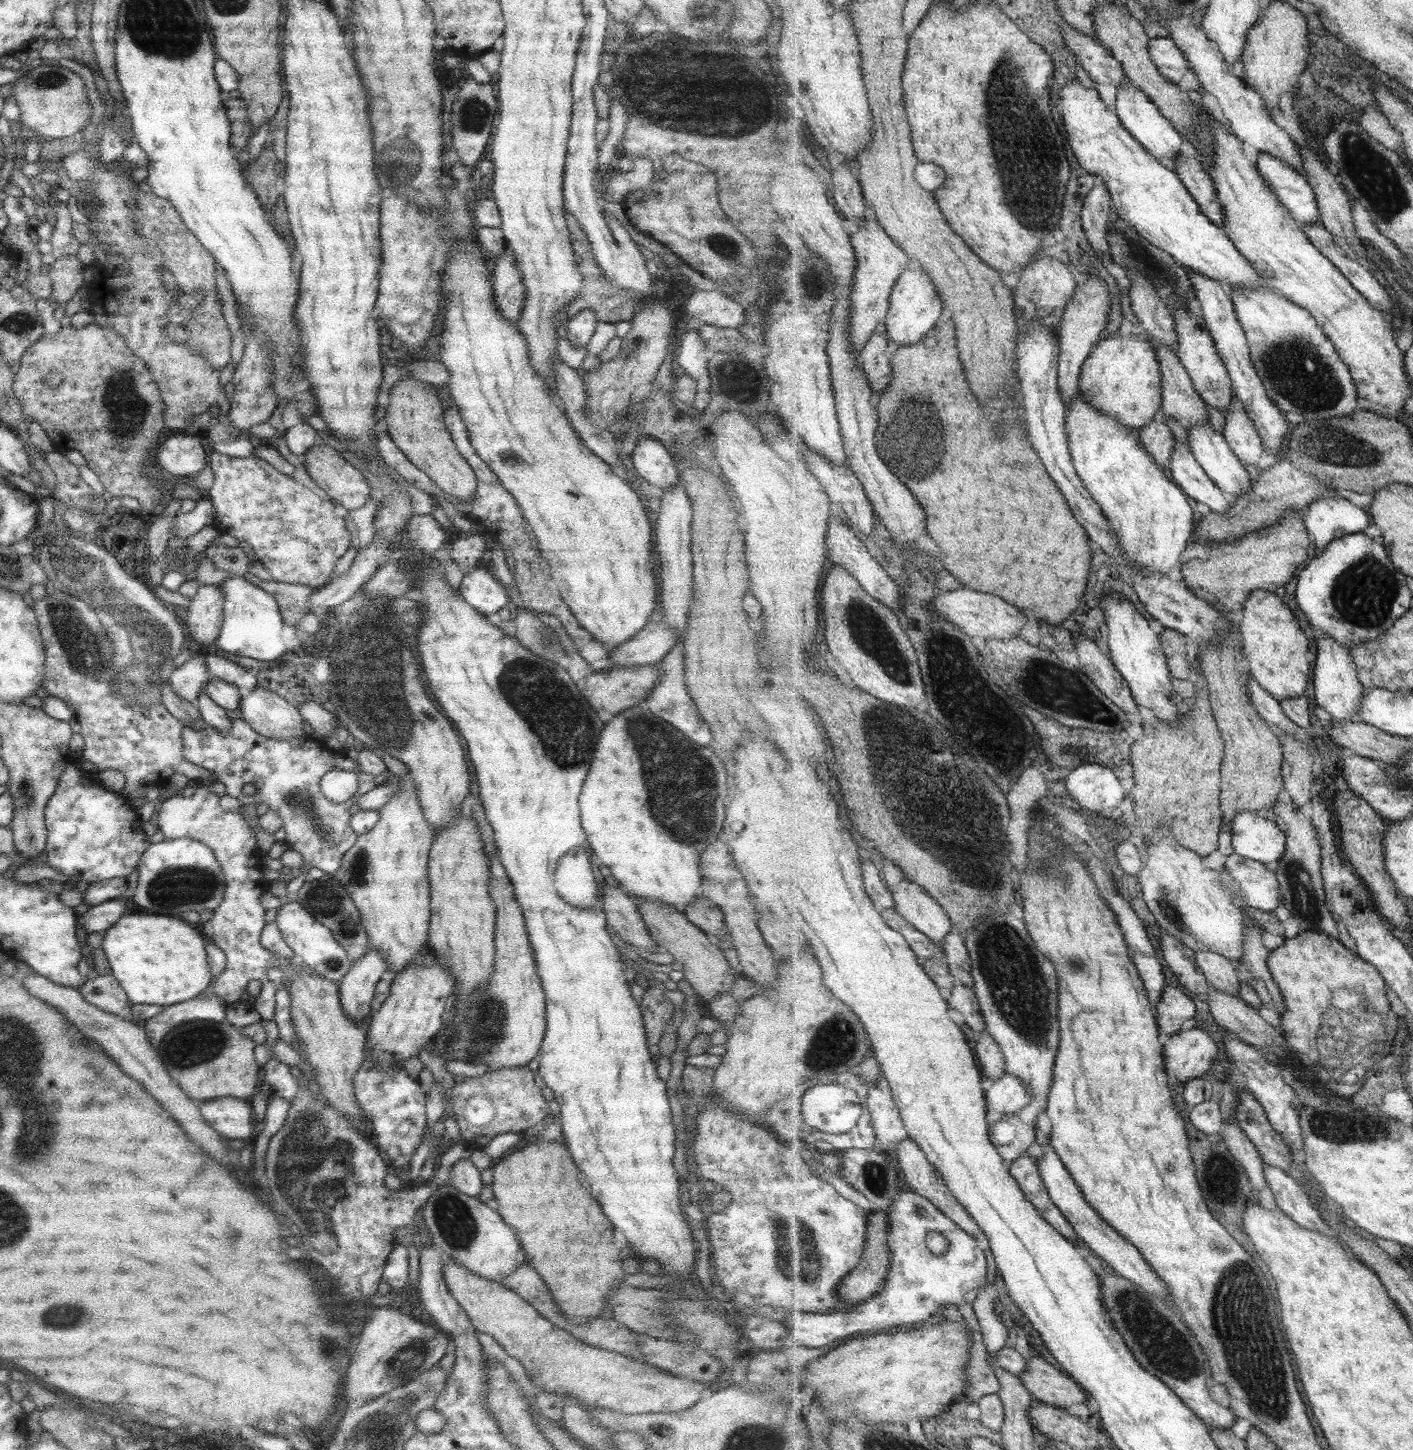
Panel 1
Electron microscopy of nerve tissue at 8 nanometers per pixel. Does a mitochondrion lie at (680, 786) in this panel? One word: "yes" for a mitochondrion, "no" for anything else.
yes

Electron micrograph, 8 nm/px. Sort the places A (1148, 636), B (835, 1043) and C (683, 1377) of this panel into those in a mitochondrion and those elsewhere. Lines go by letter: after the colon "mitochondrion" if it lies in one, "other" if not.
A: other
B: mitochondrion
C: other

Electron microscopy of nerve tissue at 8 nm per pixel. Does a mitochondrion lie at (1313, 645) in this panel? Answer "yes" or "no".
no

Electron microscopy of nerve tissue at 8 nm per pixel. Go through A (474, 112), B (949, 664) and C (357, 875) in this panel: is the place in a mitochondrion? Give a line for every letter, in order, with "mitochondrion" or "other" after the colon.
A: mitochondrion
B: mitochondrion
C: mitochondrion

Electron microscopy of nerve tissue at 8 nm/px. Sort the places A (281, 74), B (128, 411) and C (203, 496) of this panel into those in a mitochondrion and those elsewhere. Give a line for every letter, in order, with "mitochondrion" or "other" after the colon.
A: other
B: mitochondrion
C: other

